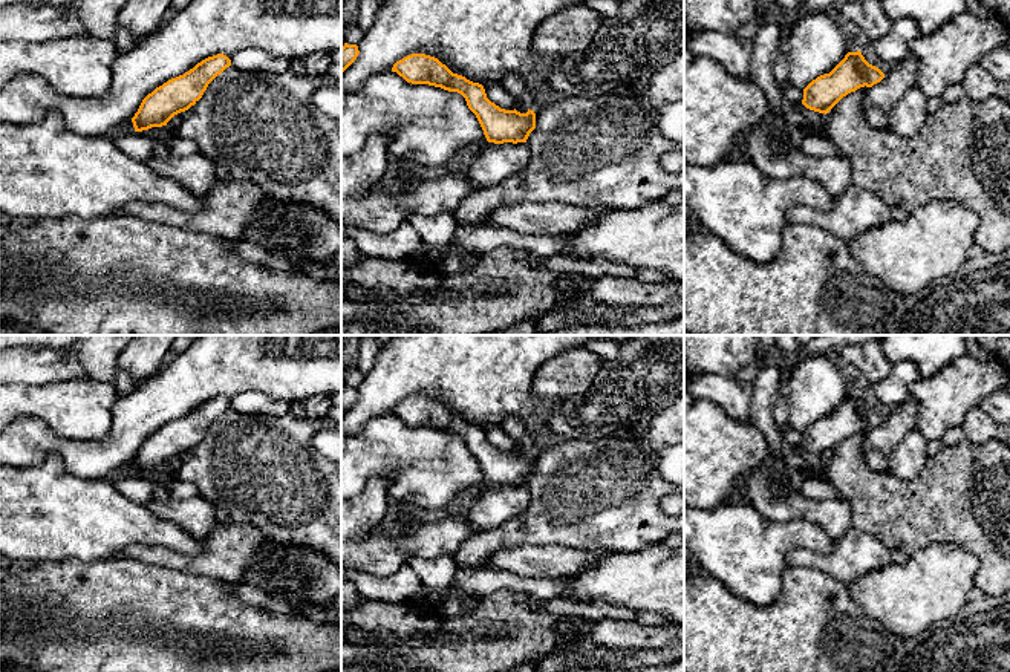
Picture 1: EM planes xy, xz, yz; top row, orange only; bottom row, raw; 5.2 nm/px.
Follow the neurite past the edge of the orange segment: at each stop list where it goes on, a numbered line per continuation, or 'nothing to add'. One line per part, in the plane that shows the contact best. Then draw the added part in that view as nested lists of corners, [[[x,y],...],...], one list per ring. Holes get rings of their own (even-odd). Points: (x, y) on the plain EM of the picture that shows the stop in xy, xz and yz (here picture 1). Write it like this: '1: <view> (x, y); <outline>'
nothing to add

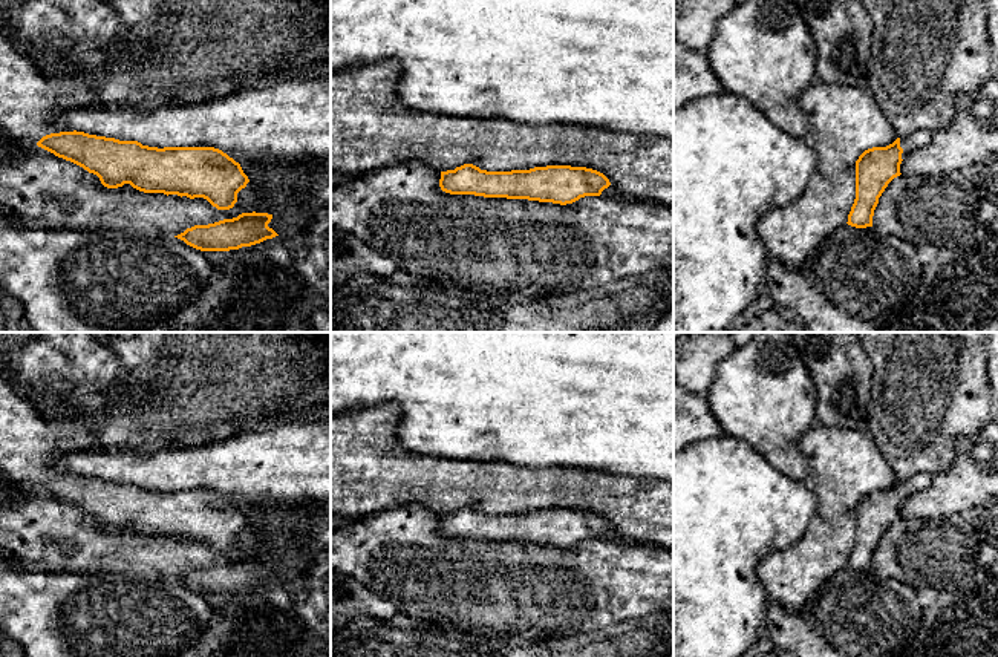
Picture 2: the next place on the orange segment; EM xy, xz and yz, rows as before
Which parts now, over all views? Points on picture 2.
1: xy (29, 446); [[[0,375],[0,473],[23,489],[37,485],[51,476],[60,476],[55,463],[61,455],[93,450],[98,441],[69,420],[44,420],[37,406]]]

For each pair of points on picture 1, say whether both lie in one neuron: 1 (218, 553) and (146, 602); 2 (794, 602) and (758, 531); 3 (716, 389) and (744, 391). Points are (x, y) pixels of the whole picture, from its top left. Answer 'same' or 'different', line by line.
1: different
2: different
3: same

